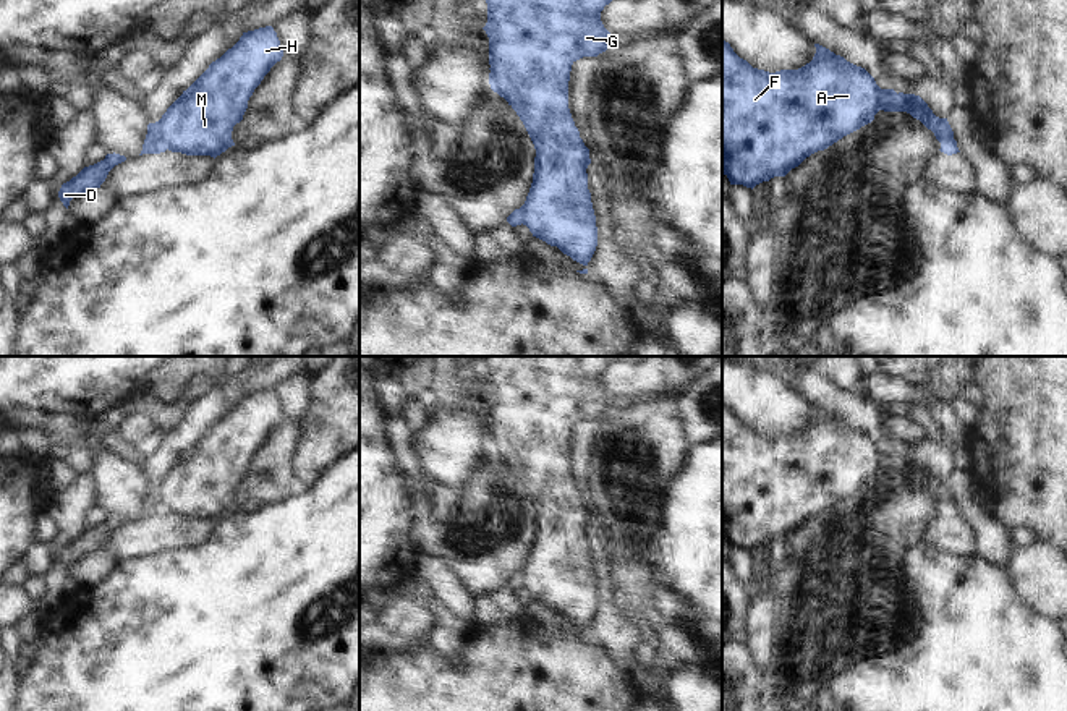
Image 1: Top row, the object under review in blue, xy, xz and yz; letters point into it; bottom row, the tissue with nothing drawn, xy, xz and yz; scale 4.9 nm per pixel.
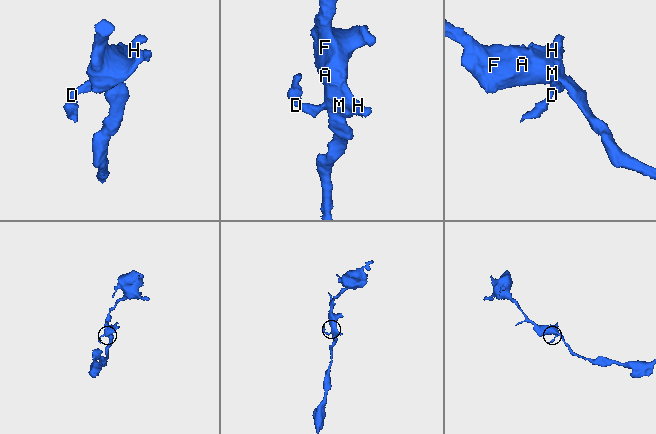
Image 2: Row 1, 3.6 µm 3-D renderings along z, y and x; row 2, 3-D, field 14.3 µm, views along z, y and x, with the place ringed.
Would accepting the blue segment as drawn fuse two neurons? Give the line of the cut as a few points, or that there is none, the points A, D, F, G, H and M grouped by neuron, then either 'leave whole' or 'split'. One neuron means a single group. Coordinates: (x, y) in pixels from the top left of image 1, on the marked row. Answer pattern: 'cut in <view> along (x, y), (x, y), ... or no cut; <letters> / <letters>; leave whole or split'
cut in xy along (159, 120), (159, 136), (167, 148); A F G H M / D; split

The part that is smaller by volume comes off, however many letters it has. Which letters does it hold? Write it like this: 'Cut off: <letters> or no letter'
Cut off: D

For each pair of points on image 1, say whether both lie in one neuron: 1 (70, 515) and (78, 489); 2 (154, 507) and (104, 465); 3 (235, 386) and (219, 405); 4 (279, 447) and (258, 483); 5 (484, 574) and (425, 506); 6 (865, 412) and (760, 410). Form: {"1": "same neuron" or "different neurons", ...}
{"1": "same neuron", "2": "different neurons", "3": "same neuron", "4": "same neuron", "5": "same neuron", "6": "different neurons"}

